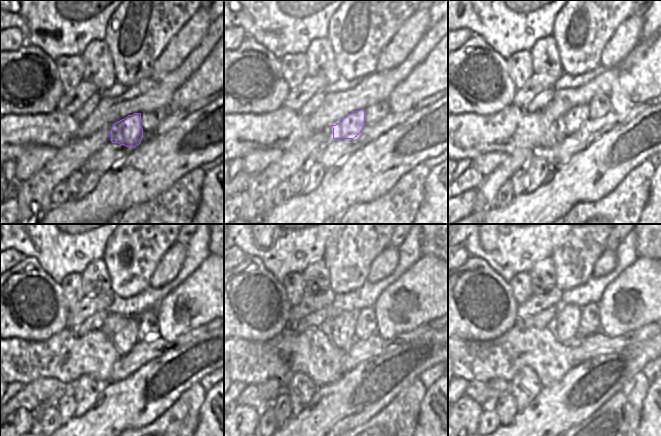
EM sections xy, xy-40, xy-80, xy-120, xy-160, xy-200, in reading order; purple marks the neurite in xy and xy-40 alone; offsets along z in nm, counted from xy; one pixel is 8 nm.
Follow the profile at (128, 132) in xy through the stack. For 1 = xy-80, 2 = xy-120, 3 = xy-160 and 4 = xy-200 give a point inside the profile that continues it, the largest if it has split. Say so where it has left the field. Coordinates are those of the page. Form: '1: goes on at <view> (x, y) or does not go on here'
1: goes on at xy-80 (574, 118)
2: goes on at xy-120 (124, 340)
3: goes on at xy-160 (343, 324)
4: goes on at xy-200 (567, 319)

